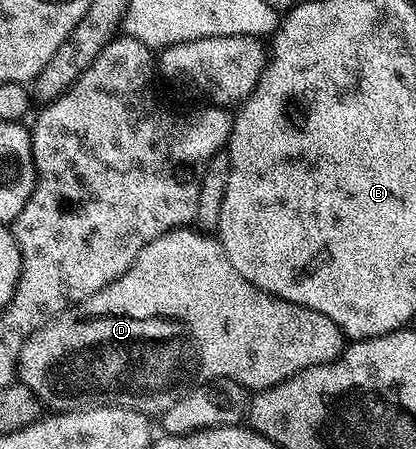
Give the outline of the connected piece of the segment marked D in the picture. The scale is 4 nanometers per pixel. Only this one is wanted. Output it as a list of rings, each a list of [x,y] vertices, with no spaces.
[[[186,226],[177,227],[174,231],[149,241],[149,245],[145,245],[145,249],[141,249],[141,253],[137,253],[133,265],[129,265],[129,269],[125,269],[125,273],[121,273],[121,277],[117,277],[117,281],[105,285],[105,289],[93,293],[93,297],[76,303],[67,311],[62,311],[45,326],[38,327],[27,338],[21,349],[17,379],[18,382],[26,385],[39,403],[51,413],[77,411],[80,410],[81,405],[86,405],[87,407],[124,407],[141,411],[148,417],[159,417],[162,416],[165,409],[169,409],[169,405],[173,405],[173,401],[177,401],[188,389],[199,383],[208,383],[214,379],[232,379],[252,392],[264,391],[266,387],[272,387],[297,373],[301,373],[301,369],[332,363],[343,352],[344,346],[343,330],[333,321],[329,321],[329,317],[325,317],[325,313],[317,313],[317,309],[309,309],[305,305],[297,305],[293,301],[279,299],[276,295],[270,295],[269,292],[261,290],[257,285],[245,281],[245,277],[241,277],[241,273],[237,273],[237,269],[233,269],[233,261],[229,261],[225,249],[214,234],[204,233],[202,230]]]

